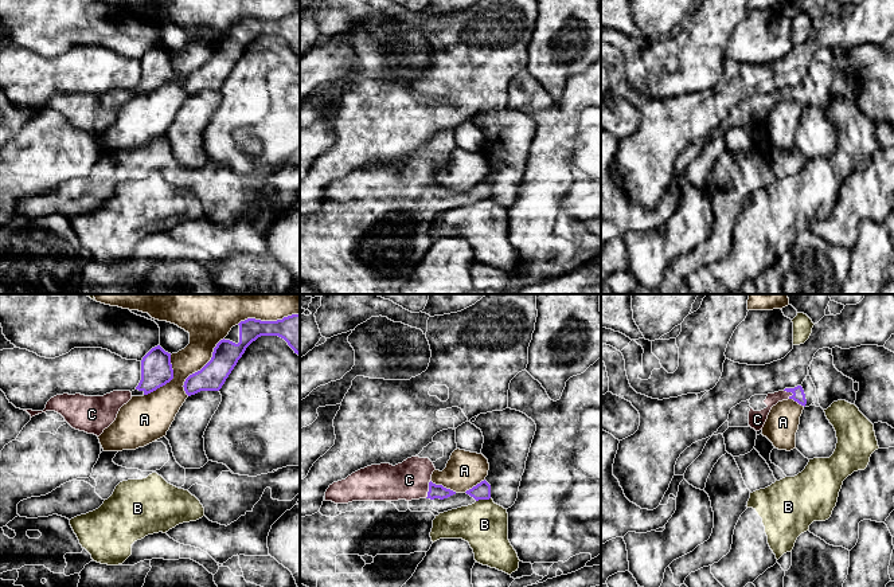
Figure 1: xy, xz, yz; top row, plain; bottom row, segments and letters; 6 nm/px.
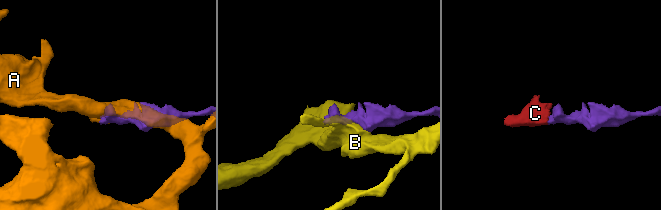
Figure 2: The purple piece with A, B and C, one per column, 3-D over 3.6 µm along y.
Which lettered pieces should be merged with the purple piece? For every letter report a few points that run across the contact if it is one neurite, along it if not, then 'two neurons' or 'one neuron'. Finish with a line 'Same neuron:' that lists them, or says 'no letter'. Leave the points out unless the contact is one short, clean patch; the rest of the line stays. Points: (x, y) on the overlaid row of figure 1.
A: two neurons
B: two neurons
C: xz (434, 490), (429, 489), (409, 480) | one neuron
Same neuron: C

